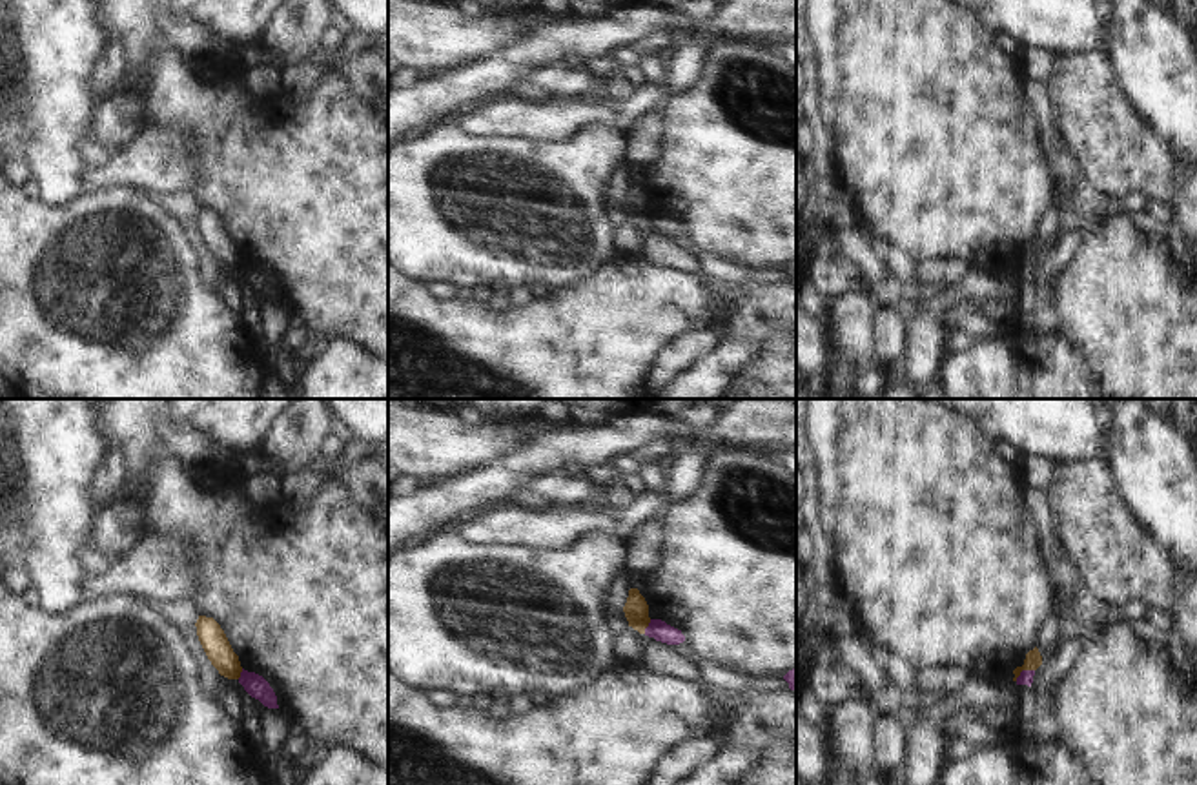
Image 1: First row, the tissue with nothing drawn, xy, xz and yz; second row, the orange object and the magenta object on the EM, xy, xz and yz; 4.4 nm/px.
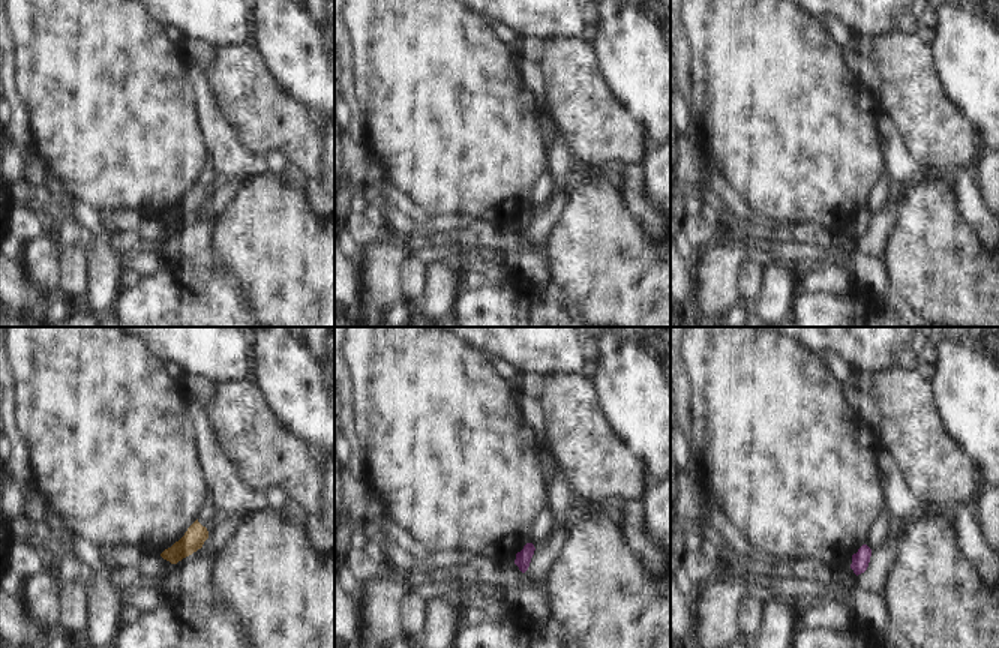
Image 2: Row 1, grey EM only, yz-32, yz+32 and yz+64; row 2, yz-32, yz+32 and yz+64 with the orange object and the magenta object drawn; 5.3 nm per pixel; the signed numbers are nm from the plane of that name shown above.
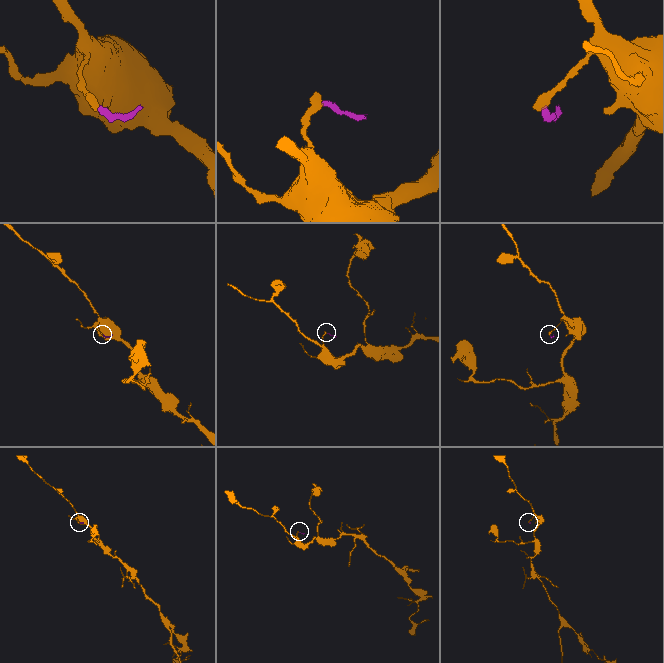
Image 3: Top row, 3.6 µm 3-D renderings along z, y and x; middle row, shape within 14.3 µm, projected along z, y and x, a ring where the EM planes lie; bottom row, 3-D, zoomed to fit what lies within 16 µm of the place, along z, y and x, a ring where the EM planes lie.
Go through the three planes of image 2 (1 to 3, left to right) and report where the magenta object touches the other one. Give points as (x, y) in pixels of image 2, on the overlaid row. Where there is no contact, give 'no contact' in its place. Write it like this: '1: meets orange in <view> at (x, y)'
1: no contact
2: no contact
3: no contact

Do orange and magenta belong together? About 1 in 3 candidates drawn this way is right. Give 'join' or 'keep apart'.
keep apart

